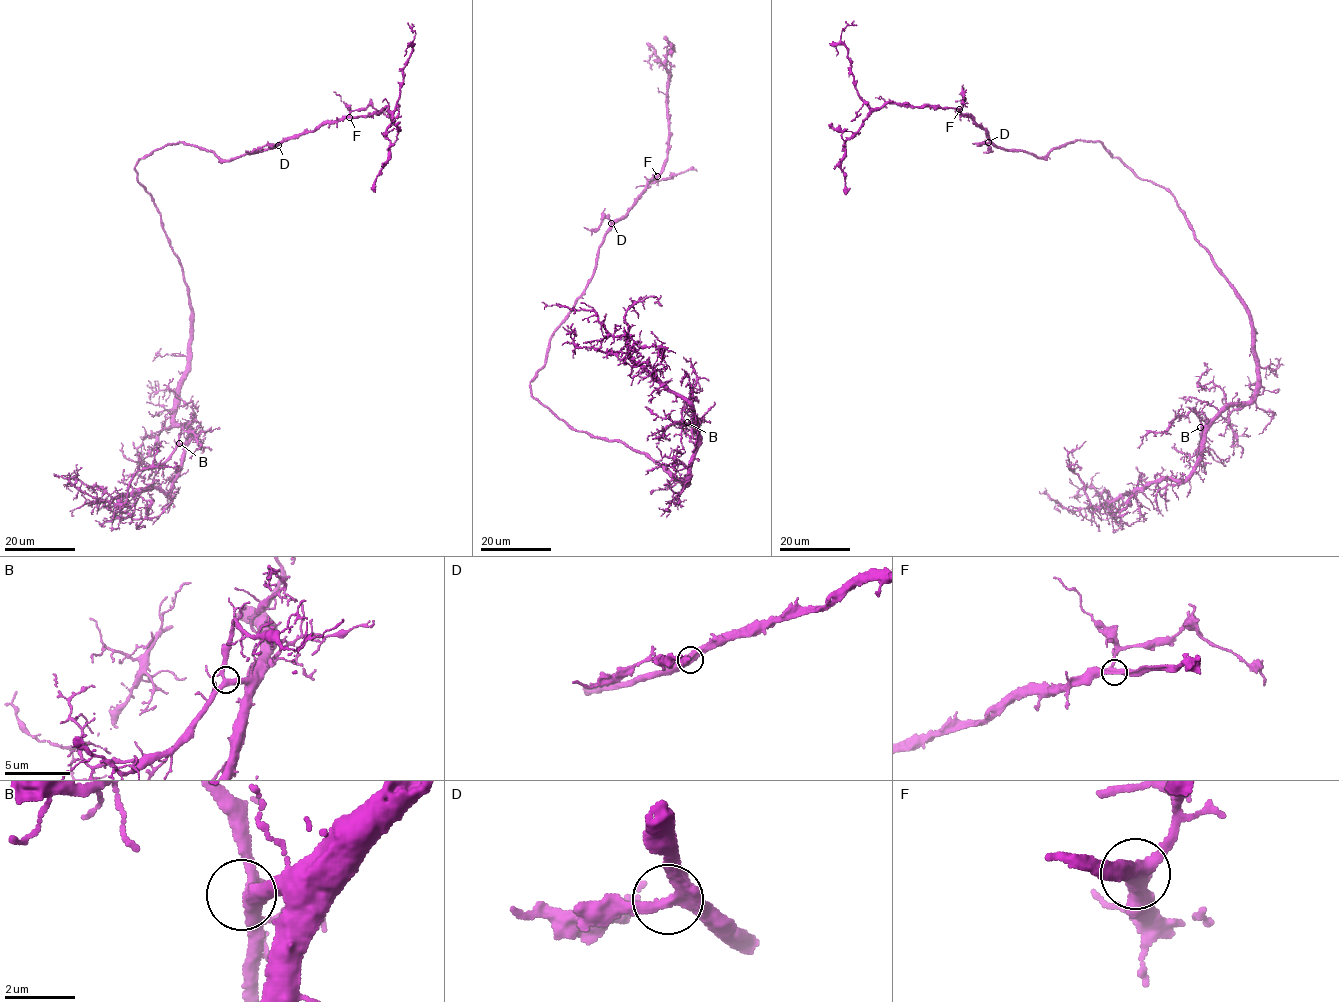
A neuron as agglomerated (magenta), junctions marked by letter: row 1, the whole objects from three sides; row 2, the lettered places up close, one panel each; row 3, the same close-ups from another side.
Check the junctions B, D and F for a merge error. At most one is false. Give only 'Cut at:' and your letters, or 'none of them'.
Cut at: none of them

